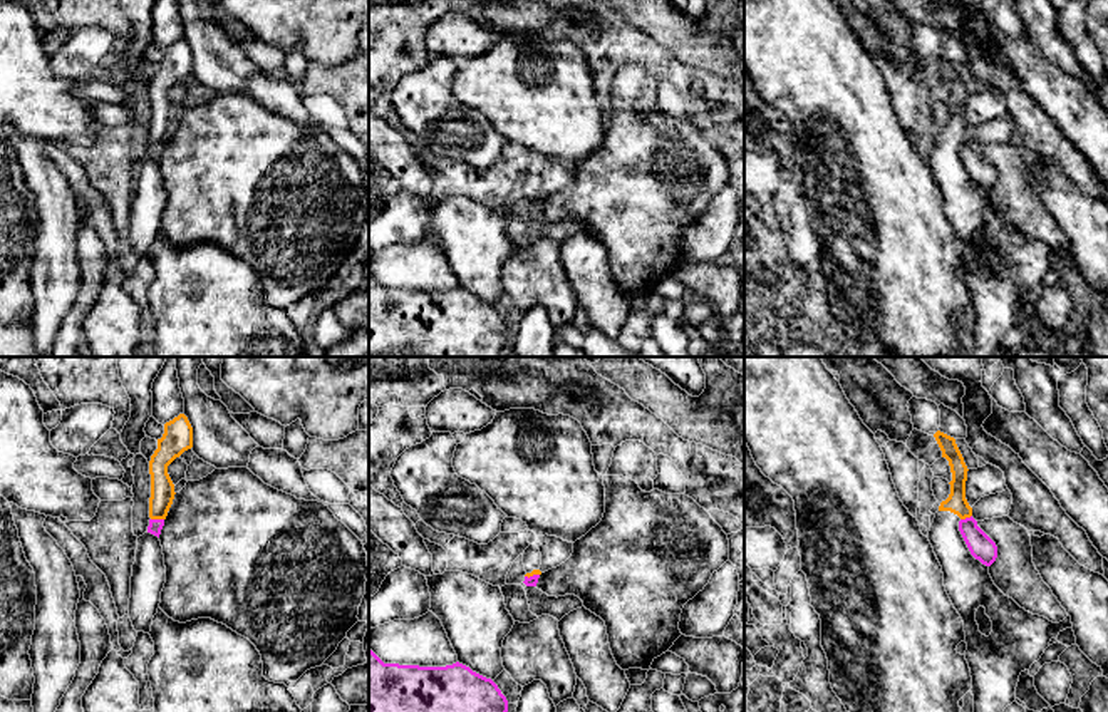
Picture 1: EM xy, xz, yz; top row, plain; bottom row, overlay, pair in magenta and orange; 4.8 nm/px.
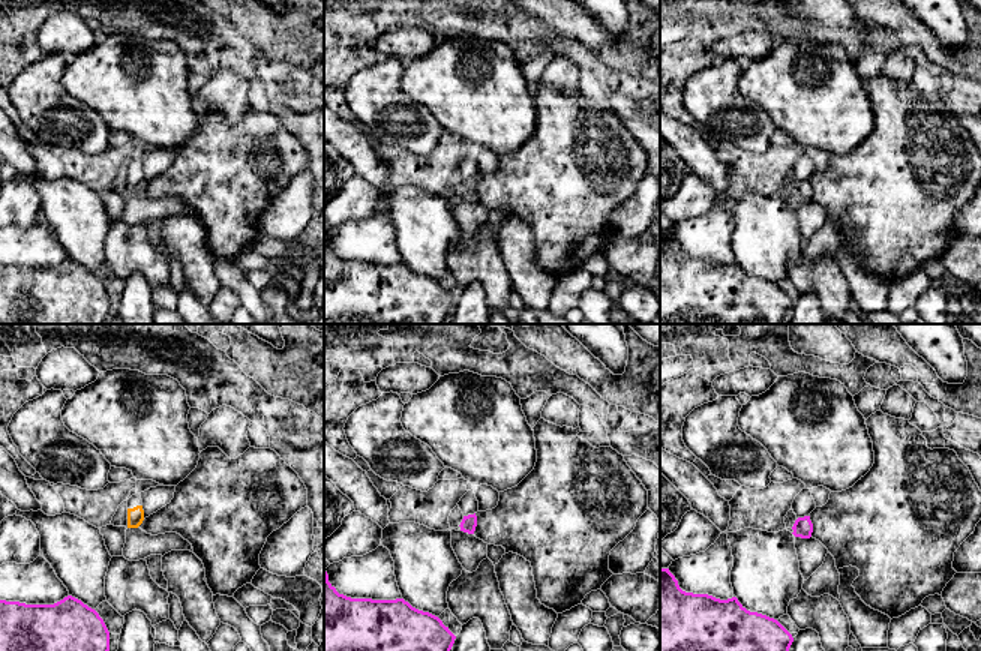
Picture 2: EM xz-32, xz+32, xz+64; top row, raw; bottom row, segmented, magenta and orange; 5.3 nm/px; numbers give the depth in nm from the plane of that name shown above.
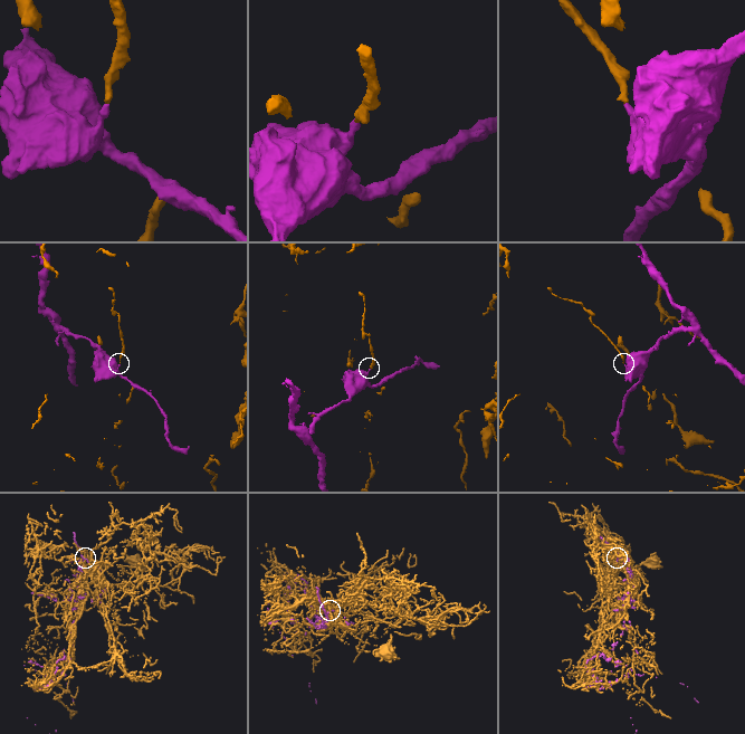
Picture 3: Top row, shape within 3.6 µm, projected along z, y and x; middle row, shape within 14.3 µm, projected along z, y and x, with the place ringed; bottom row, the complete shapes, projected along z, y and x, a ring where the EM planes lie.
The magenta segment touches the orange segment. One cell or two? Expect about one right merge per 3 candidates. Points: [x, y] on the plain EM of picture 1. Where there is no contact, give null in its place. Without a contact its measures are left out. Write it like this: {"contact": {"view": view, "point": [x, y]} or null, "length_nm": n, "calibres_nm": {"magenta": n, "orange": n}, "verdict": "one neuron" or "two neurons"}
{"contact": {"view": "xy", "point": [158, 144]}, "length_nm": 60, "calibres_nm": {"magenta": 70, "orange": 110}, "verdict": "two neurons"}

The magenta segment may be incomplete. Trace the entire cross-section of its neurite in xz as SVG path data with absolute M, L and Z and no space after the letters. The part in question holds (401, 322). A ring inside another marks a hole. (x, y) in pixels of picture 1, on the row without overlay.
M369 275L369 357L503 357L508 325L498 310L456 286L446 292L384 288Z

